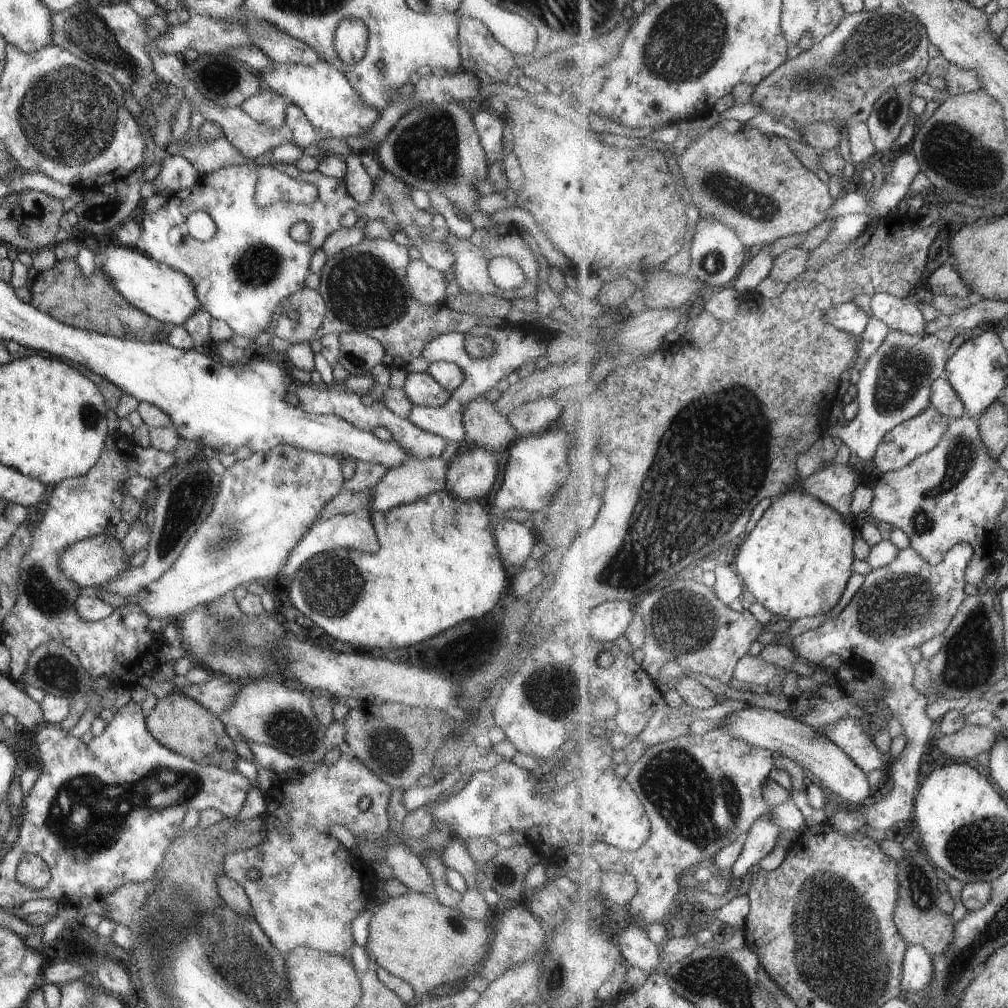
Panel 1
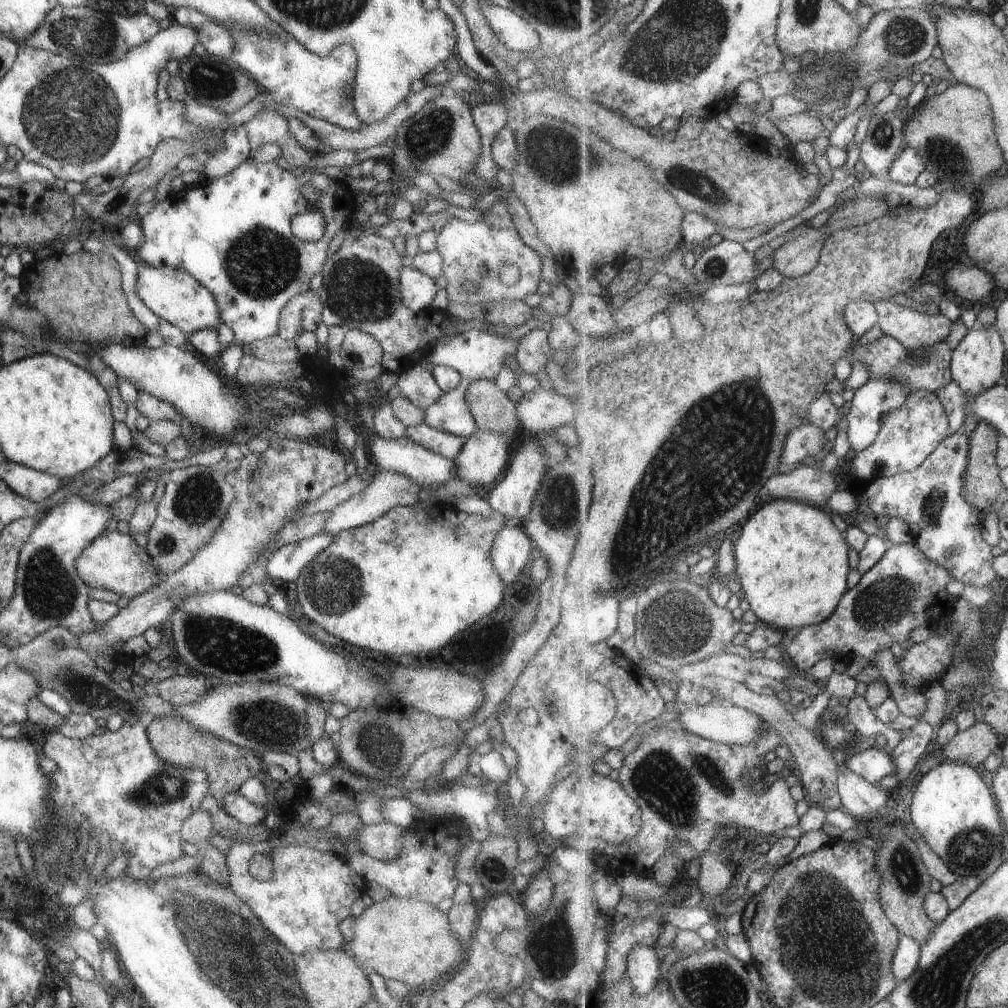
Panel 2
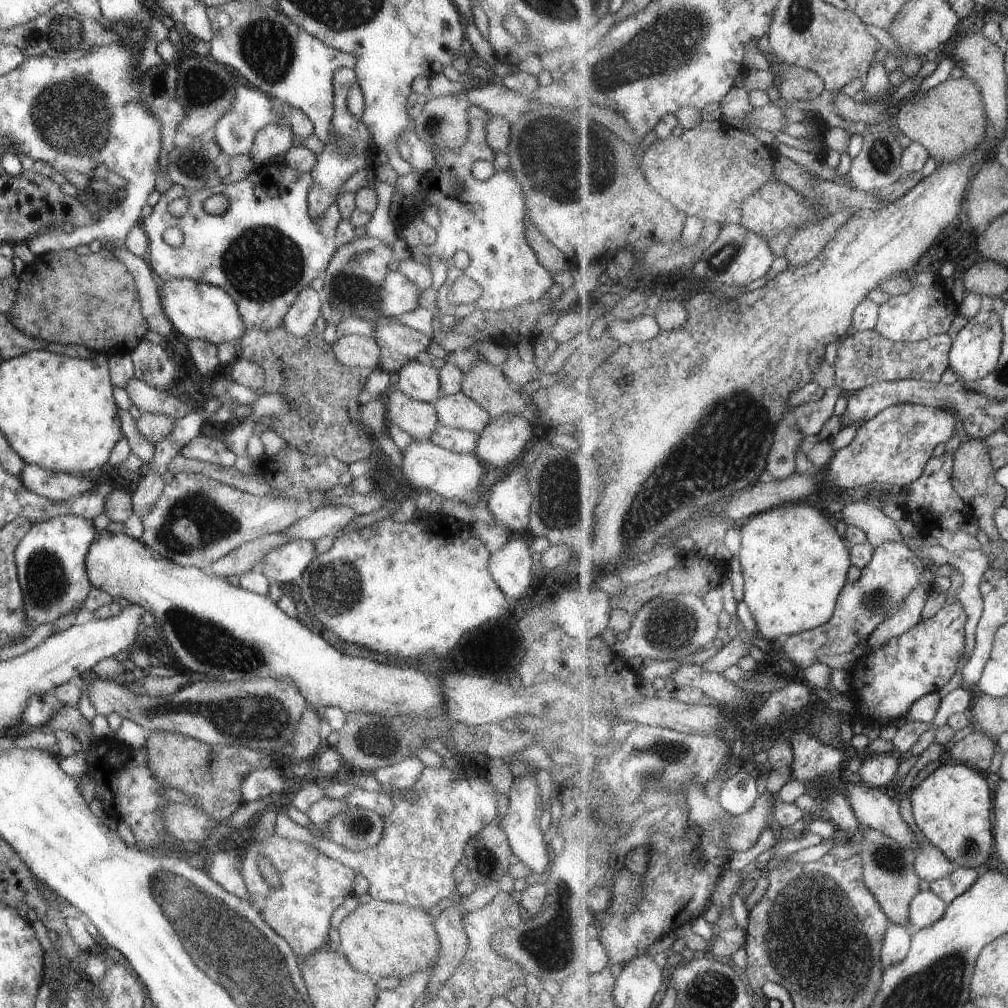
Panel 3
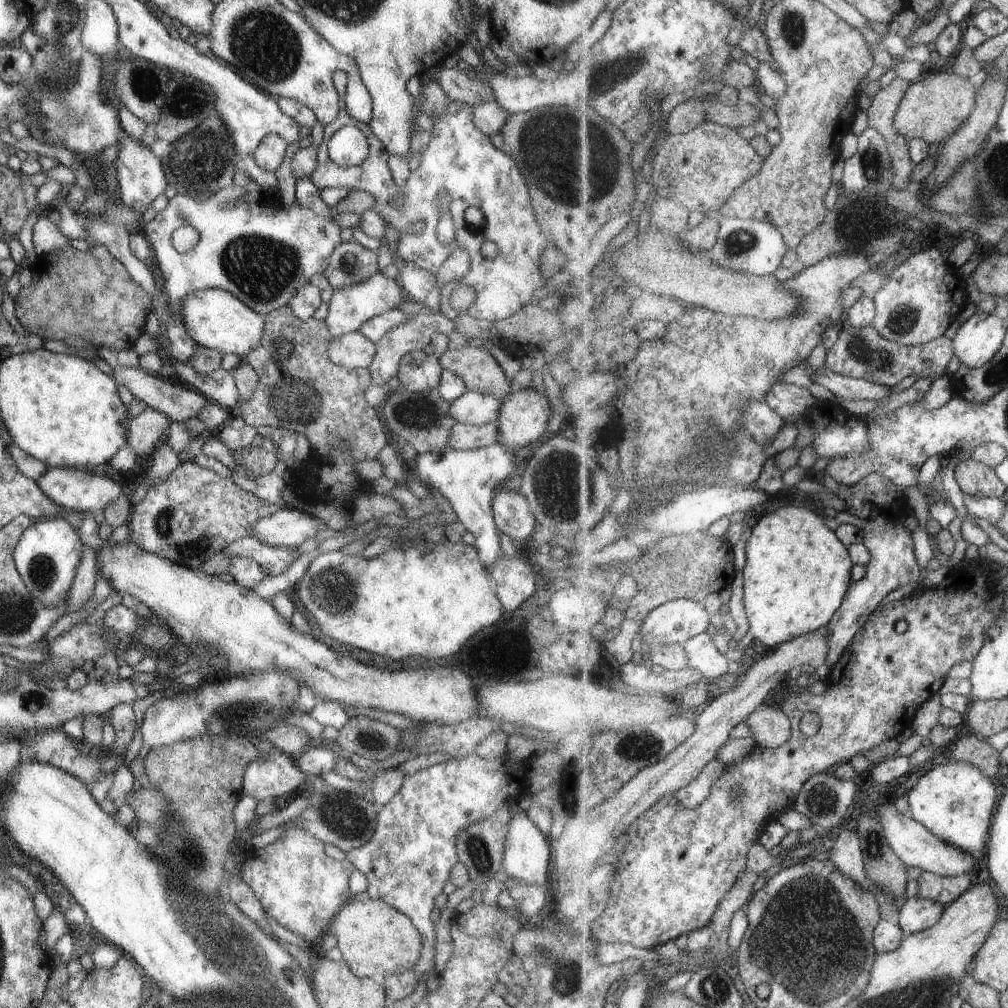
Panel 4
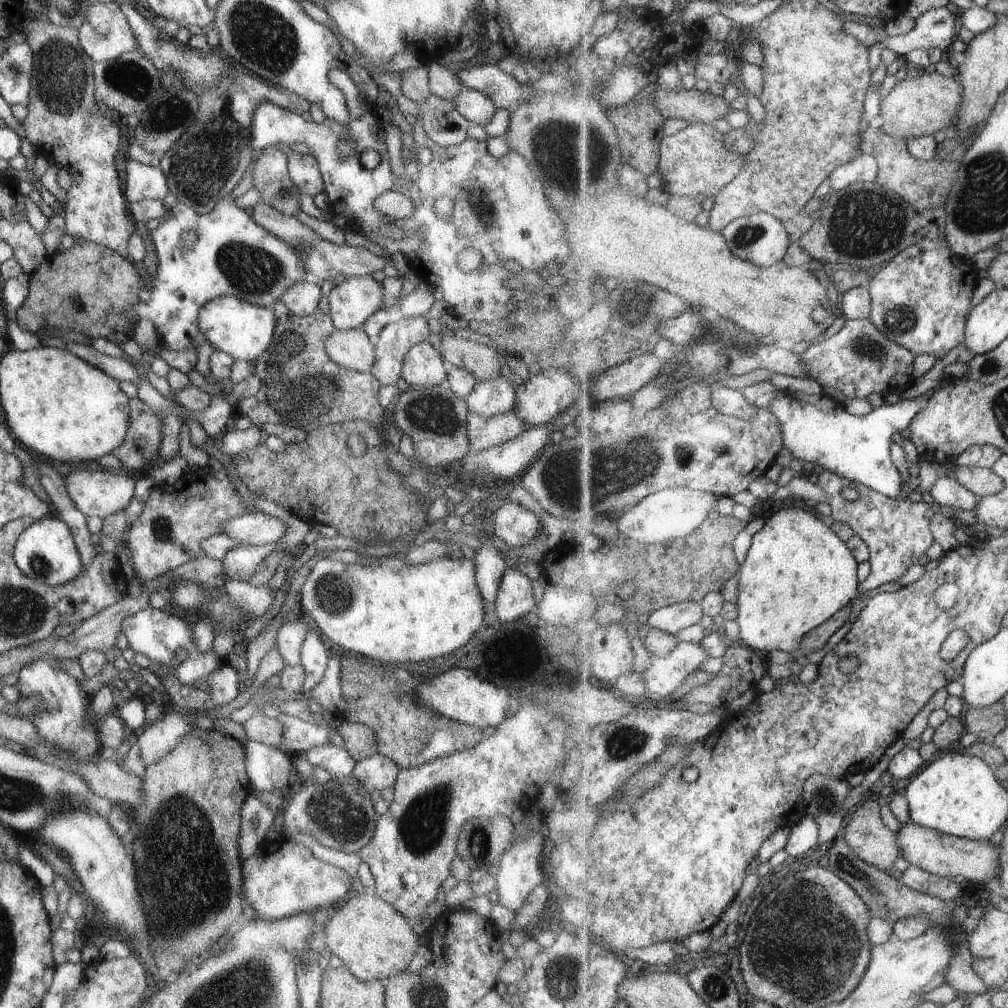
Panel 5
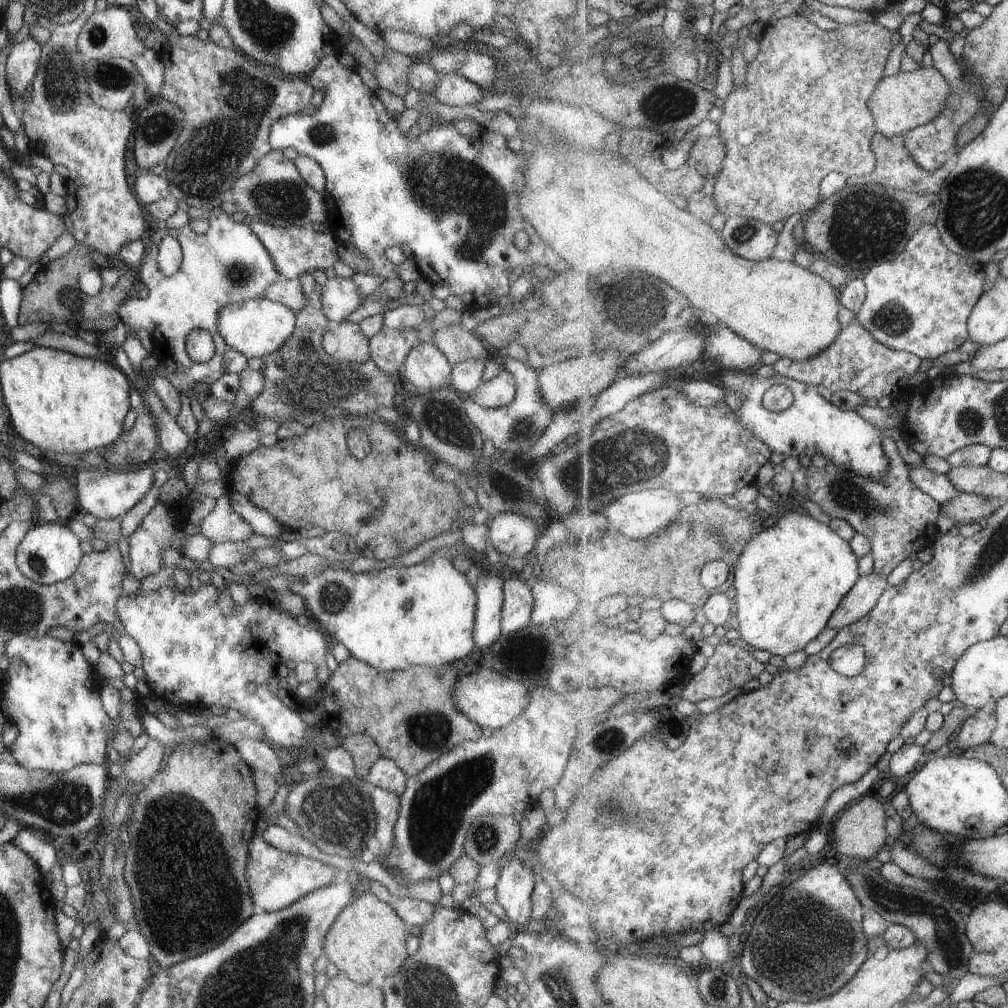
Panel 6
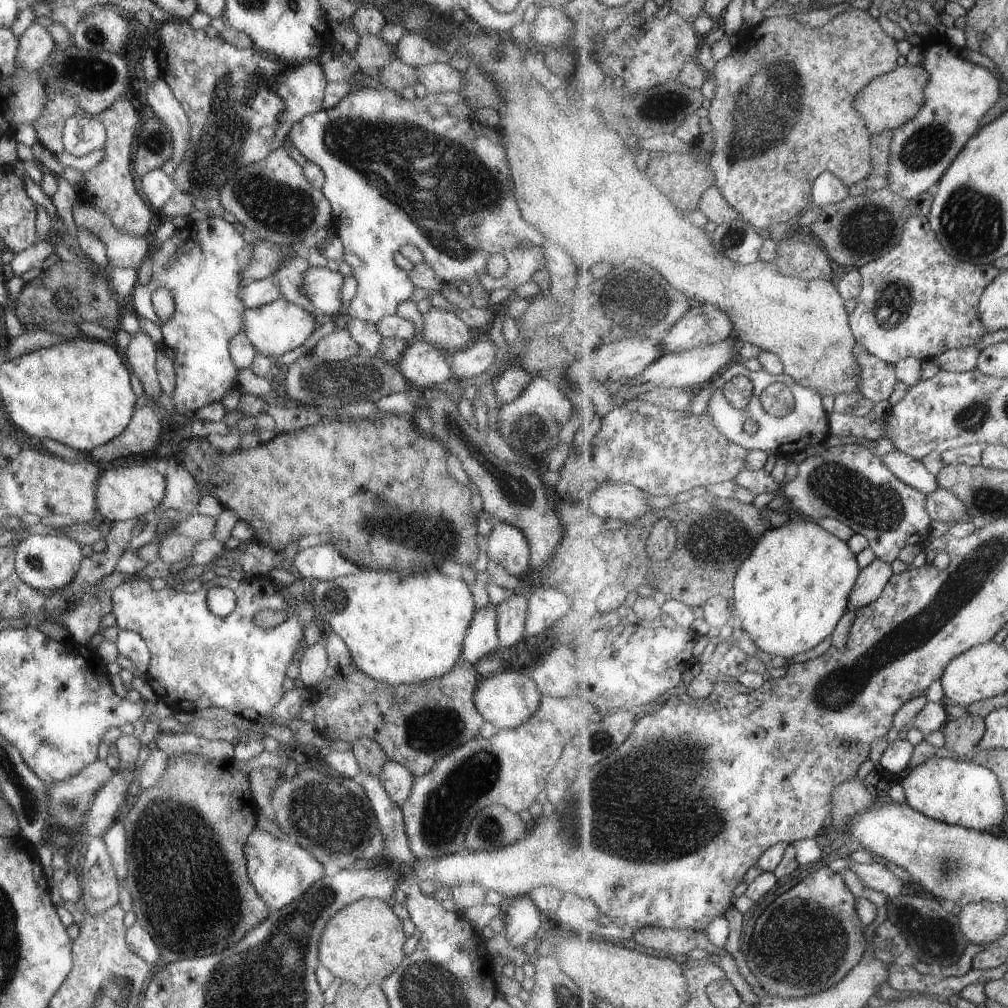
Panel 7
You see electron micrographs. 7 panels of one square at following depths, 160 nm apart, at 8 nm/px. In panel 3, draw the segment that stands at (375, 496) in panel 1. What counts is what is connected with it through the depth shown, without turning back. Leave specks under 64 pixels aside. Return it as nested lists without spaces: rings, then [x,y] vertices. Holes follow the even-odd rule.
[[[325,505],[298,518],[291,526],[282,530],[290,540],[303,539],[319,543],[328,534],[339,534],[355,515],[348,505]]]

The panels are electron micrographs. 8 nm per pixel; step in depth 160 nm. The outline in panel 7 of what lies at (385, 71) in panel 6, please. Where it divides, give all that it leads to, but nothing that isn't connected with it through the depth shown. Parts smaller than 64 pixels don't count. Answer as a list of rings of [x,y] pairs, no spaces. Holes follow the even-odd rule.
[[[370,34],[359,37],[357,47],[350,56],[359,70],[372,78],[377,78],[380,68],[393,58],[393,47],[378,36]]]

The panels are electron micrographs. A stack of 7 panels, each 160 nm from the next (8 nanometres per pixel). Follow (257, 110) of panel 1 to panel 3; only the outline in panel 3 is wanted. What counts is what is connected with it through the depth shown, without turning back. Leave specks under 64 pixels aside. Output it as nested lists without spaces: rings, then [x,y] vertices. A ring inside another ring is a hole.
[[[267,123],[257,130],[248,152],[248,156],[251,157],[255,168],[270,164],[274,161],[274,157],[278,154],[282,155],[291,146],[293,135],[287,123]]]

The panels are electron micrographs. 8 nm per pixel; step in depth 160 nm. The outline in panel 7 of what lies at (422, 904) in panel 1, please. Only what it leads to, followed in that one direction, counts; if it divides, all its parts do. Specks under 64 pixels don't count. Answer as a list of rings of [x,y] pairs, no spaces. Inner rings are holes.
[[[362,898],[338,910],[325,923],[318,942],[318,964],[327,968],[335,978],[350,982],[361,990],[371,983],[379,984],[401,962],[404,957],[401,946],[406,938],[400,920],[384,901]]]

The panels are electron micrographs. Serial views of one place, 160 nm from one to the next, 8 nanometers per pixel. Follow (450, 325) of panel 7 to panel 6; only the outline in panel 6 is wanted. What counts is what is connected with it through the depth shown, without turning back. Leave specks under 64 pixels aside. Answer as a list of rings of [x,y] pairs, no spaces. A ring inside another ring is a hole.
[[[463,326],[435,329],[431,342],[443,353],[451,366],[465,359],[484,360],[486,357],[481,340],[467,332]]]

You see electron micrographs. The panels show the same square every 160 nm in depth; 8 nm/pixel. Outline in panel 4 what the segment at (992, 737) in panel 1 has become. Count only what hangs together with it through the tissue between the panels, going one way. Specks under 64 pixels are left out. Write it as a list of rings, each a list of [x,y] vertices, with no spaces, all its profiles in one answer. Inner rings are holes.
[[[963,736],[950,747],[951,756],[964,763],[979,767],[985,776],[993,778],[1002,764],[1001,753],[997,752],[987,739],[981,736]]]

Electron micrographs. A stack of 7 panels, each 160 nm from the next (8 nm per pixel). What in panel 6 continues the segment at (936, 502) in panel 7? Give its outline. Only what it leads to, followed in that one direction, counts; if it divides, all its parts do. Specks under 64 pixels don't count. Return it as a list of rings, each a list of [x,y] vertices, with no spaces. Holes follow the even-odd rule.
[[[961,493],[942,505],[942,512],[960,523],[977,523],[988,518],[1004,503],[996,498]]]

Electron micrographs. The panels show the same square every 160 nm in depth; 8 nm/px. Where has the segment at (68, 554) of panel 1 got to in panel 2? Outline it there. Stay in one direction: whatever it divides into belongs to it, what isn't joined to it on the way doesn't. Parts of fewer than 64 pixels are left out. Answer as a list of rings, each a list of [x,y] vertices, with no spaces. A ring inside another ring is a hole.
[[[103,531],[94,538],[73,561],[77,576],[88,586],[97,589],[112,590],[120,597],[132,599],[157,584],[163,576],[154,573],[146,549],[137,546],[129,533]]]

